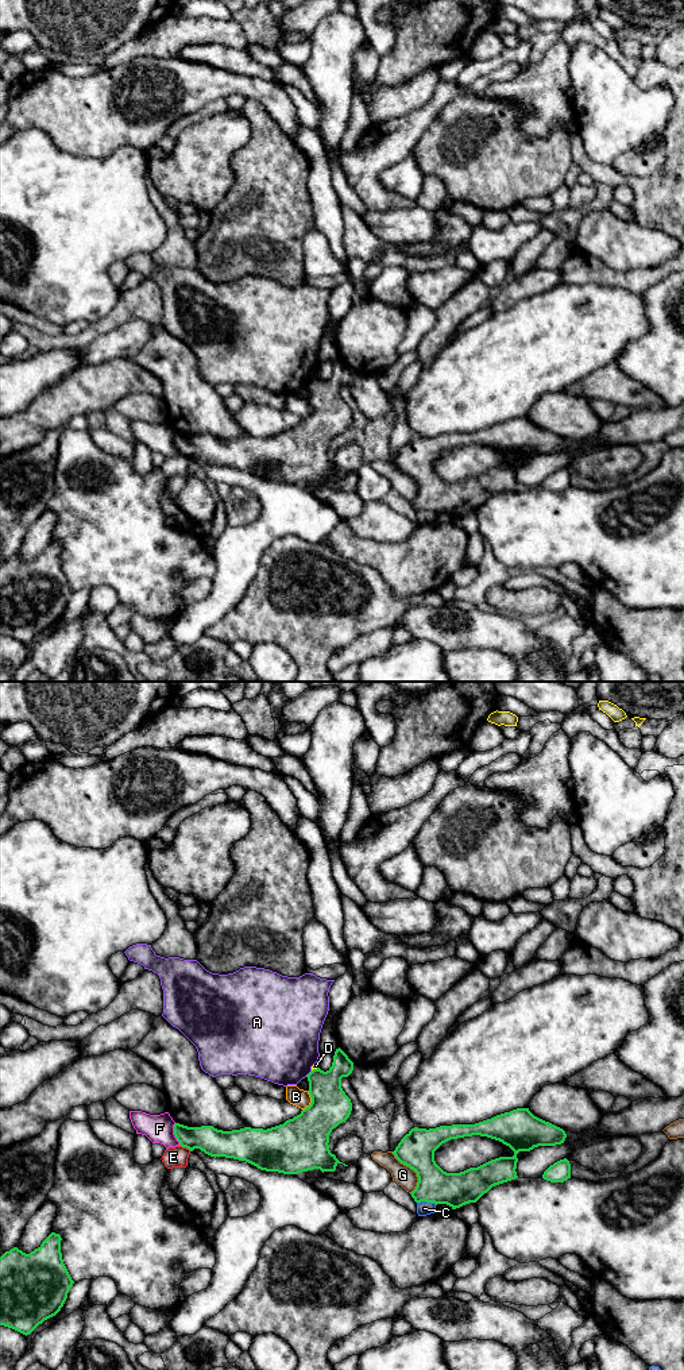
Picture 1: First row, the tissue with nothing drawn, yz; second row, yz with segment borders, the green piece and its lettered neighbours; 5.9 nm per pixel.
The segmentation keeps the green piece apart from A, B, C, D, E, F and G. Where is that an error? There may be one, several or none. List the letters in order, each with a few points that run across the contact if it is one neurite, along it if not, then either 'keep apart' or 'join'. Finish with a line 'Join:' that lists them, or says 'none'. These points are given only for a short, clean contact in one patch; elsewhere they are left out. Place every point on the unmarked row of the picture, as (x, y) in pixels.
A: yz (312, 379), (305, 385) | keep apart
B: yz (308, 400), (310, 412), (302, 419) | keep apart
C: keep apart
D: yz (317, 375), (312, 379) | keep apart
E: keep apart
F: keep apart
G: keep apart
Join: none

